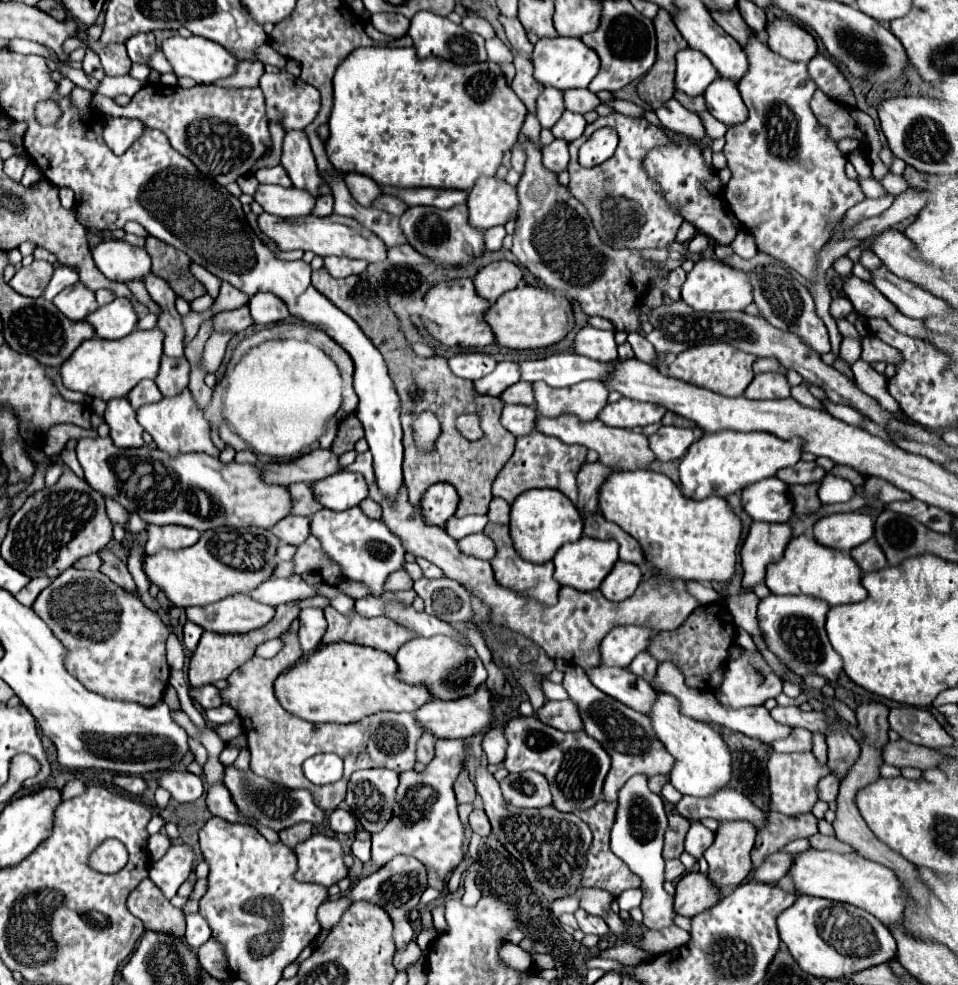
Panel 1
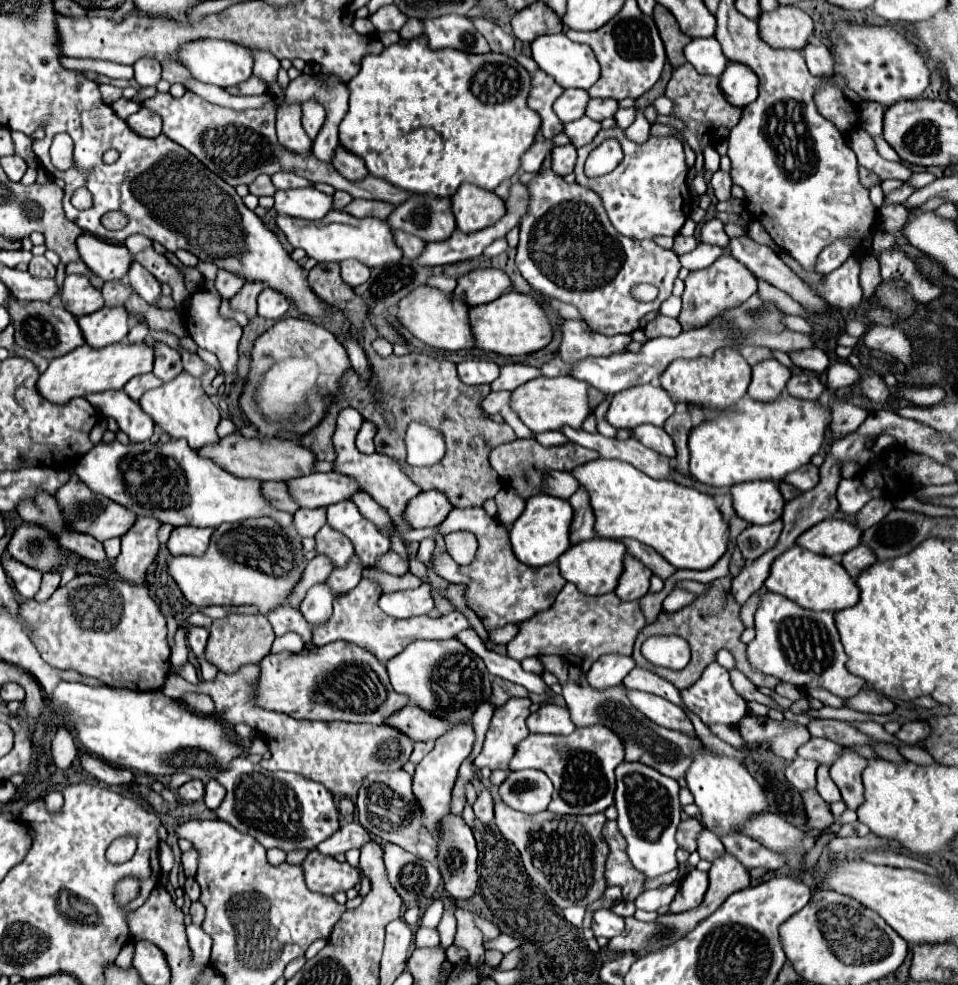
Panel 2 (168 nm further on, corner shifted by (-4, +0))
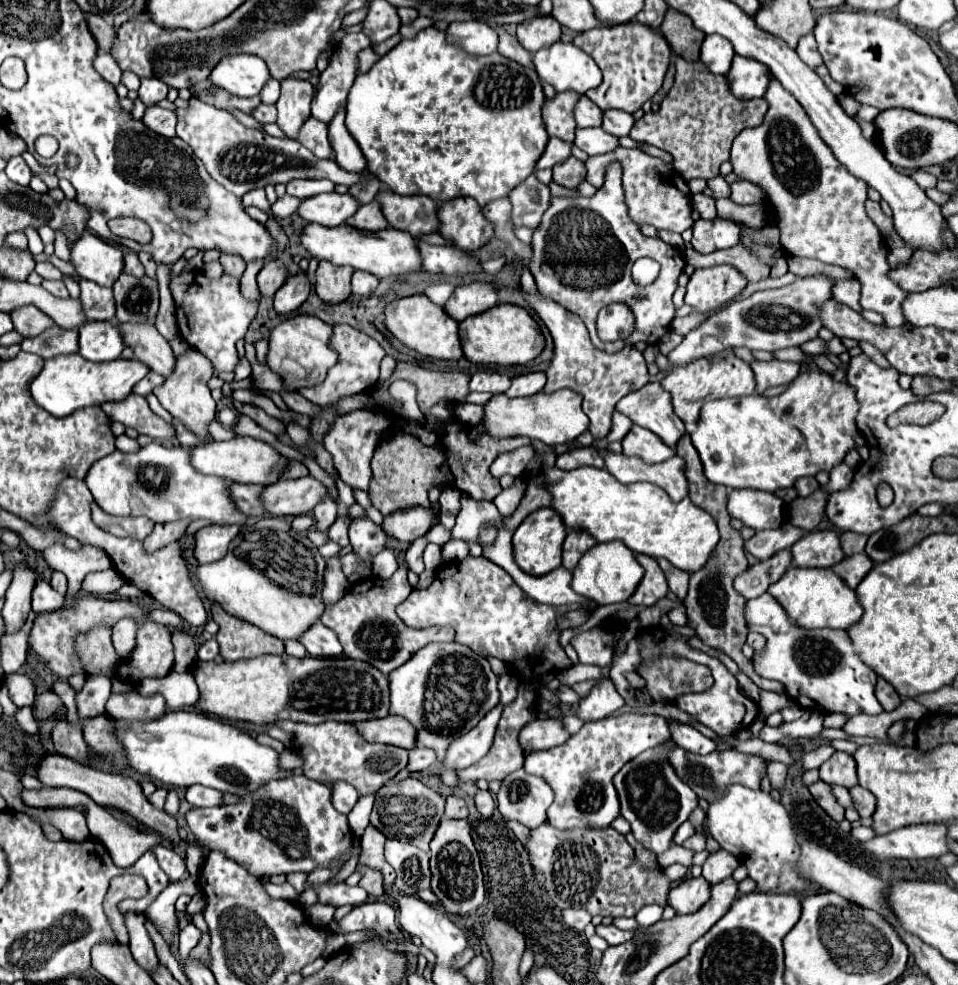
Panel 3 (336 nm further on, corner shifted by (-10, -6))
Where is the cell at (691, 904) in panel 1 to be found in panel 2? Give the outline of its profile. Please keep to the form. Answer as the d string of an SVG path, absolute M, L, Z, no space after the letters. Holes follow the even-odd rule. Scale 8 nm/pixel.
M693 869L685 875L685 879L679 885L677 897L673 899L673 903L669 905L669 913L683 913L689 909L695 909L701 905L705 893L709 887L709 877L707 873Z

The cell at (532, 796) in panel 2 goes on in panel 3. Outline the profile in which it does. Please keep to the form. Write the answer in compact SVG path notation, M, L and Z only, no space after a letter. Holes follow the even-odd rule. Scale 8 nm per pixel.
M517 769L501 781L495 801L505 821L513 819L535 829L547 819L545 813L553 803L553 791L543 779Z

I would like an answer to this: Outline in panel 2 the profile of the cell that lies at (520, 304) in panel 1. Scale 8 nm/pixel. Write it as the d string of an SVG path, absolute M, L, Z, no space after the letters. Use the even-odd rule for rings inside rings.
M507 291L505 295L501 295L491 303L471 307L469 319L471 319L471 331L475 335L475 345L483 351L499 355L535 353L545 345L549 345L553 339L553 327L545 307L531 295L523 295L519 291Z

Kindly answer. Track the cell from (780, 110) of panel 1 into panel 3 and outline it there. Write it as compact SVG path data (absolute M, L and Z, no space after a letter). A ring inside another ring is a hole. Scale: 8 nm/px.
M773 79L769 83L765 99L769 103L765 121L755 129L745 129L733 141L733 171L741 179L761 185L767 191L769 203L781 217L777 223L781 243L791 255L851 269L861 283L861 305L881 313L889 327L905 325L901 303L907 293L885 277L889 271L889 249L881 231L865 213L867 183L851 175L847 167L835 159L803 107L793 95L783 91L779 81Z

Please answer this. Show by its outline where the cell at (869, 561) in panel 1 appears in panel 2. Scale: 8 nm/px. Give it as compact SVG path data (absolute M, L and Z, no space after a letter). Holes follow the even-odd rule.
M859 543L855 549L847 551L841 559L843 567L849 571L849 575L853 579L857 579L865 569L869 569L869 565L873 565L877 561L877 557L873 557L873 551L865 545L865 543Z

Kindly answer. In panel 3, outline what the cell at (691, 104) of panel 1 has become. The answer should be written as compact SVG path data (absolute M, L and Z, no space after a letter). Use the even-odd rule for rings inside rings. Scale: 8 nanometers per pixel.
M675 55L675 83L661 103L657 113L645 113L635 121L629 137L655 145L675 157L675 171L683 179L713 179L719 175L721 163L729 161L729 149L733 139L747 127L763 123L767 113L767 101L761 99L735 99L725 75L711 75L701 61L683 61Z

